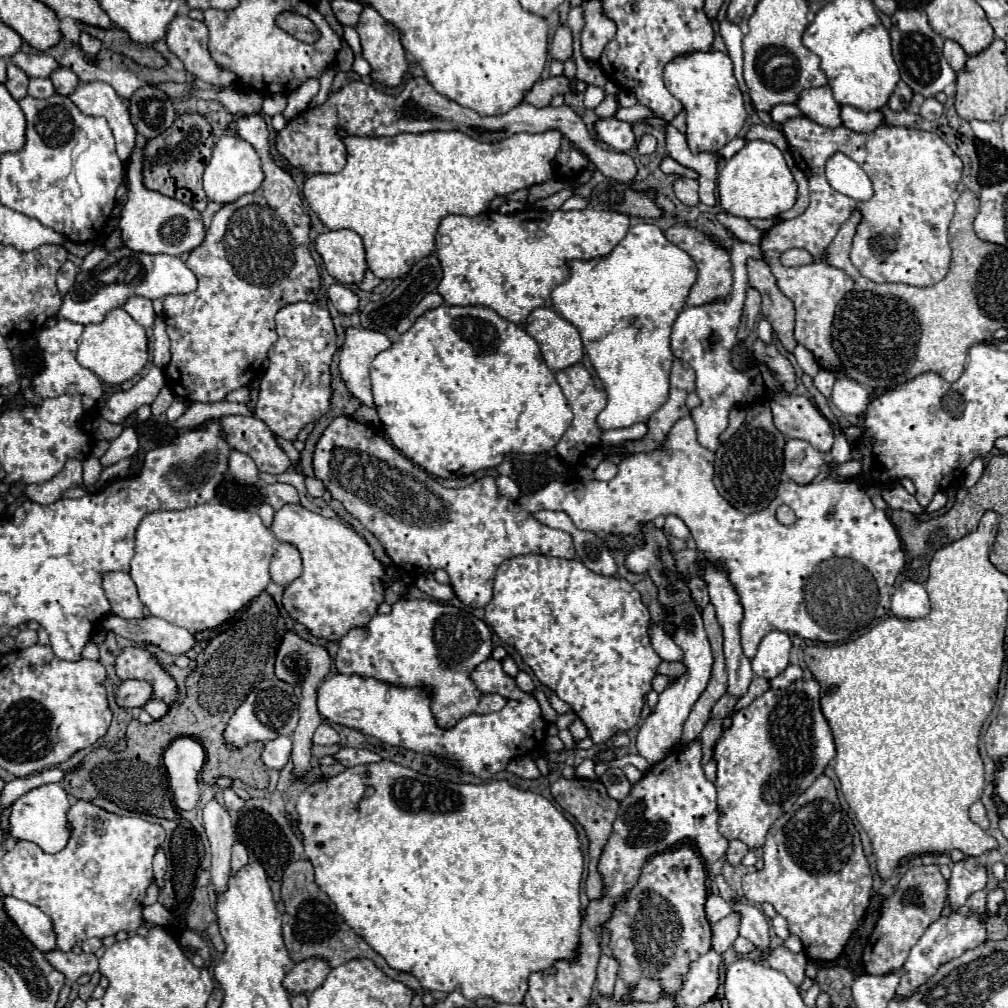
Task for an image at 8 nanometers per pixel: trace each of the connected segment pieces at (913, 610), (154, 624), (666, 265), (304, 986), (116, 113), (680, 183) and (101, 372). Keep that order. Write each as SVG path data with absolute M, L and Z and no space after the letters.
M902 582L892 594L892 614L906 620L924 618L930 612L930 600L922 584Z
M110 614L102 620L102 626L132 642L144 646L152 644L170 654L186 654L196 644L194 636L186 628L174 626L156 616L148 616L144 620L124 620L116 614Z
M636 224L630 226L624 240L608 256L592 260L570 260L568 270L568 280L552 290L552 310L578 328L584 350L604 384L608 404L596 418L598 428L612 430L646 422L668 400L668 376L674 360L670 350L670 332L676 316L684 308L692 284L696 282L694 260L676 244L668 242L658 226Z
M306 958L306 960L298 962L288 972L288 976L284 978L284 988L290 994L296 994L296 992L310 994L310 992L314 992L324 982L324 978L328 976L328 972L330 972L328 960Z
M106 82L78 84L70 100L86 116L102 116L108 120L108 126L112 128L112 134L116 138L118 156L122 162L126 162L134 150L136 130L130 120L128 104L116 94L116 90Z
M678 178L674 182L674 192L678 196L680 202L684 202L686 206L698 206L698 180L692 178Z
M114 308L112 312L108 312L104 322L88 324L84 328L84 334L78 340L76 358L80 366L92 370L102 382L120 386L126 380L132 380L136 374L140 374L148 362L146 330L124 308Z

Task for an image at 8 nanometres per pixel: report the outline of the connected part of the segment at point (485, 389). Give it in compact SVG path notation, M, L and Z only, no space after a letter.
M438 306L434 310L426 310L408 332L400 336L398 342L392 344L392 348L380 352L370 368L370 378L372 378L372 392L374 392L374 404L376 412L382 420L384 432L388 434L390 442L412 462L416 462L420 468L424 468L428 474L438 476L438 478L458 478L458 476L468 476L476 470L486 470L486 468L496 468L502 464L502 458L510 452L518 454L548 454L554 456L554 446L560 442L562 434L568 430L572 416L570 416L570 406L554 378L554 372L546 366L540 348L532 336L528 336L522 328L518 328L512 322L506 322L500 318L496 312L490 308L480 308L480 306Z

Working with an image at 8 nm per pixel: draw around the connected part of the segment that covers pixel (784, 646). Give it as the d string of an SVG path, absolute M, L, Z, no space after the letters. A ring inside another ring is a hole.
M770 632L762 638L756 658L752 660L752 670L756 676L772 680L778 676L790 662L790 650L792 650L792 640L786 632Z

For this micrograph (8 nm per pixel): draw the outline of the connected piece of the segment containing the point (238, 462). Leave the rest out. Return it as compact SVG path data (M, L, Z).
M232 450L230 454L230 476L238 484L256 484L258 482L258 468L252 464L250 456L244 456L242 452Z

